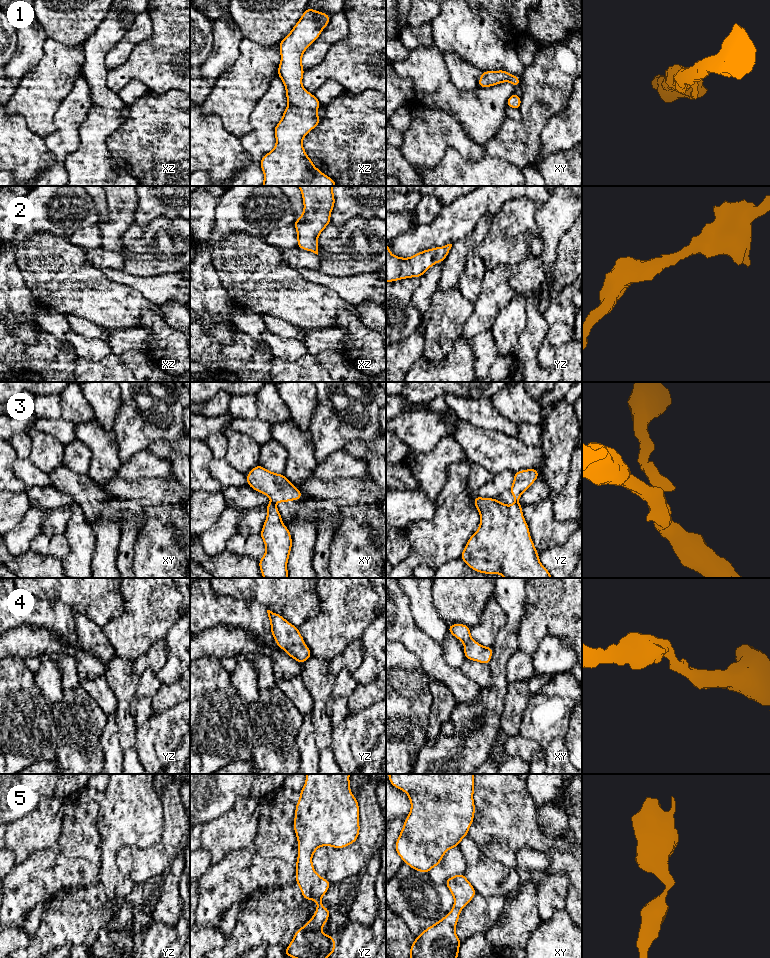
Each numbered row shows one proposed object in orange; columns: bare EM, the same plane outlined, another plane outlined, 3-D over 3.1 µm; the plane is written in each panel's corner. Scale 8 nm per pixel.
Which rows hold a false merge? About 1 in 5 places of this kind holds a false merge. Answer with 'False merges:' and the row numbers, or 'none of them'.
False merges: 3

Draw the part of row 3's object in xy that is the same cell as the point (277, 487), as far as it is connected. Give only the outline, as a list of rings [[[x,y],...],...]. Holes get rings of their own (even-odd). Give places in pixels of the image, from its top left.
[[[260,464],[247,475],[247,484],[259,493],[267,495],[275,504],[299,500],[303,494],[283,475],[263,468]]]

